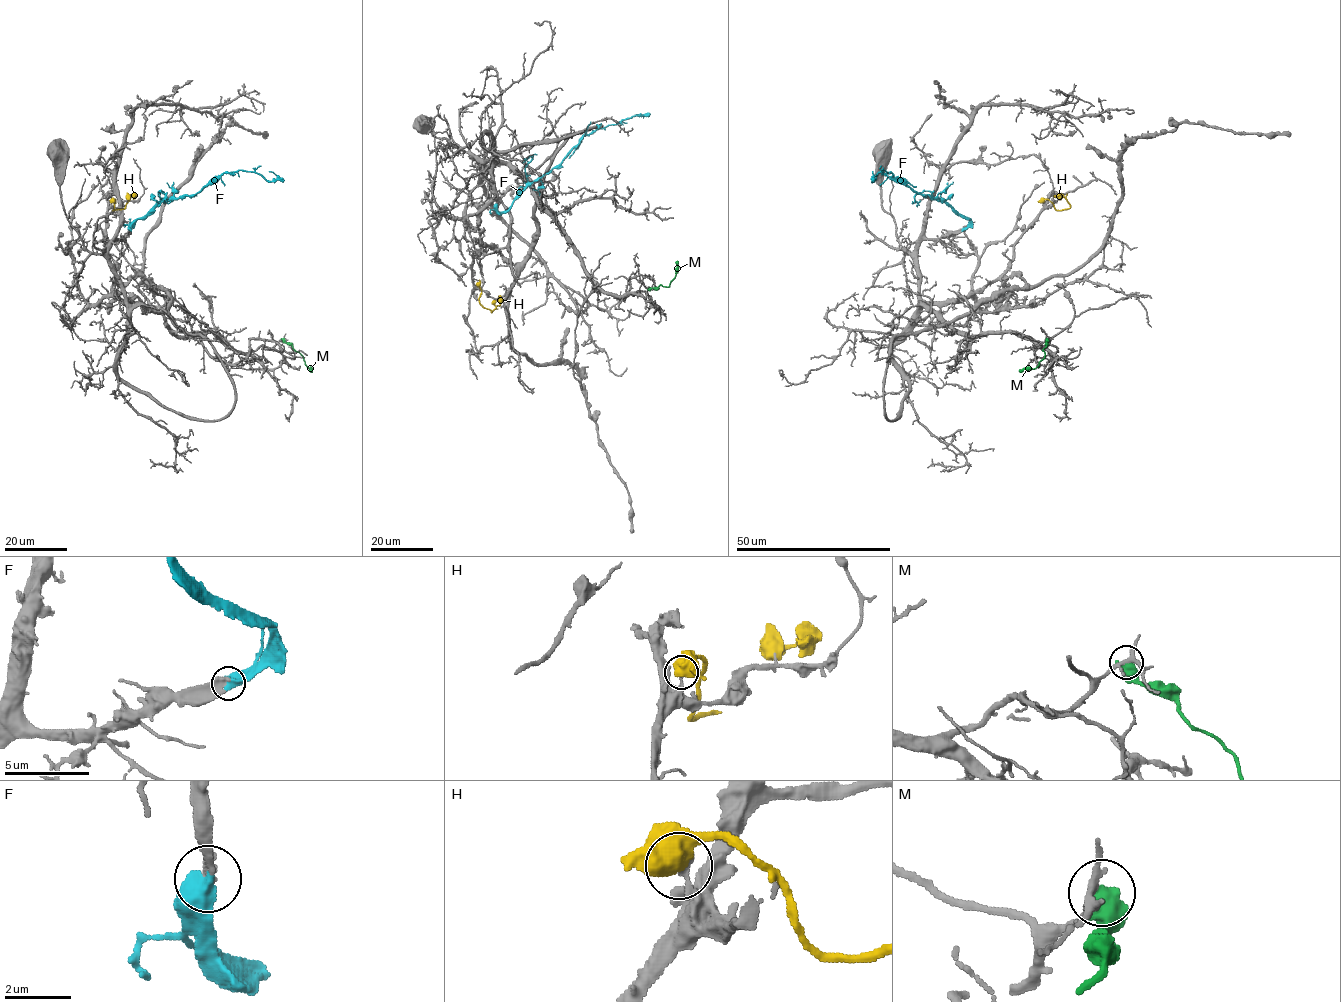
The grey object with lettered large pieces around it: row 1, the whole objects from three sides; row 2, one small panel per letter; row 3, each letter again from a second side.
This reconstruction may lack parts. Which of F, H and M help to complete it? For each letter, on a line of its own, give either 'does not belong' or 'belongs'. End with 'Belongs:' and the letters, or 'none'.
F: belongs
H: does not belong
M: does not belong
Belongs: F

